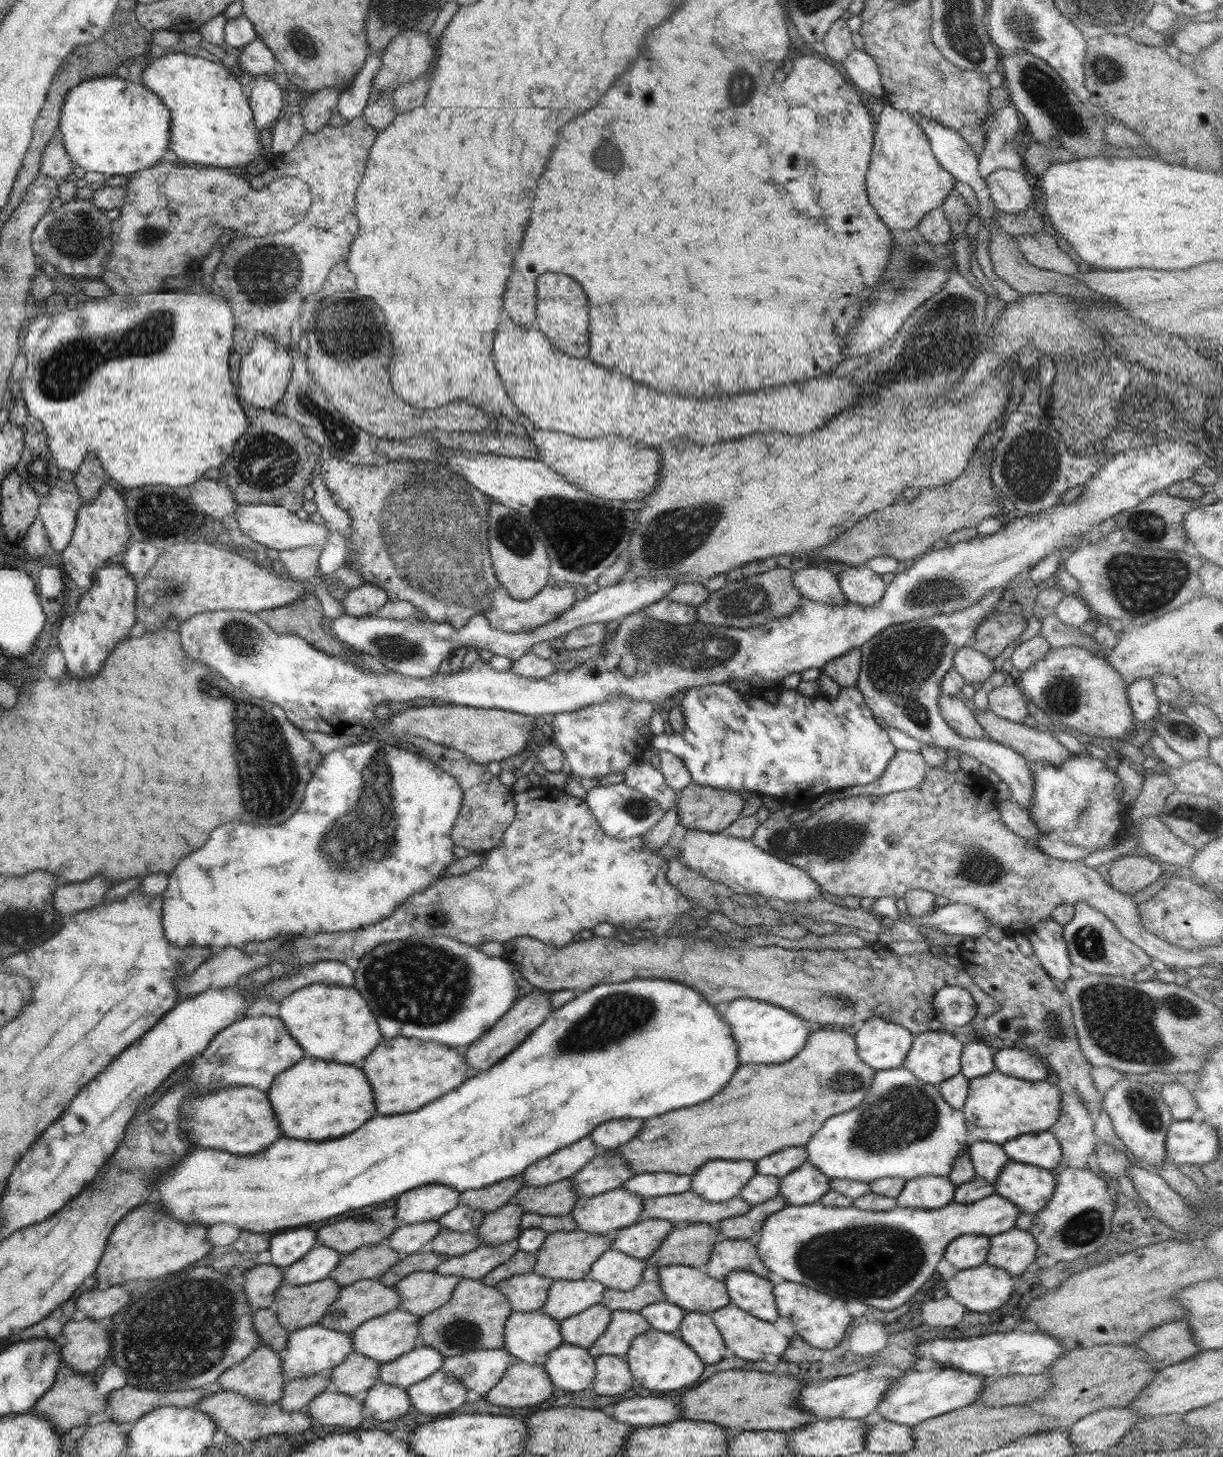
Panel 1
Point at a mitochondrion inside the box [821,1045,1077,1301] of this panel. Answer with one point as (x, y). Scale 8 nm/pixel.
(906, 1115)

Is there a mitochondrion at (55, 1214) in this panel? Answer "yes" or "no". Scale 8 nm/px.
no

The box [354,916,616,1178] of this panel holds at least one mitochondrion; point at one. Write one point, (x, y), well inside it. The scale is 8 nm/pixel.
(417, 984)

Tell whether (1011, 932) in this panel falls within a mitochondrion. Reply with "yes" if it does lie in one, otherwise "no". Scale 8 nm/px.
no

